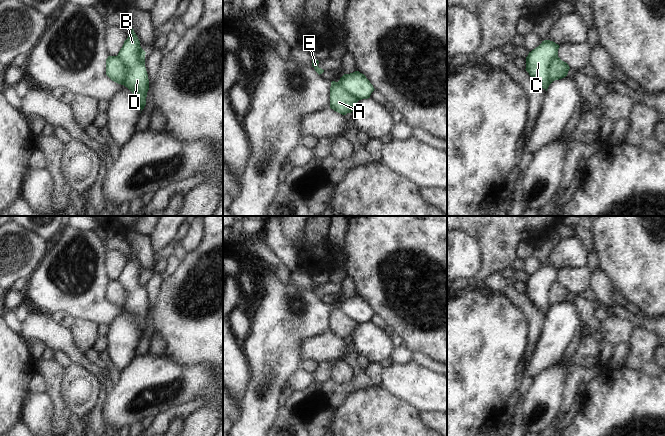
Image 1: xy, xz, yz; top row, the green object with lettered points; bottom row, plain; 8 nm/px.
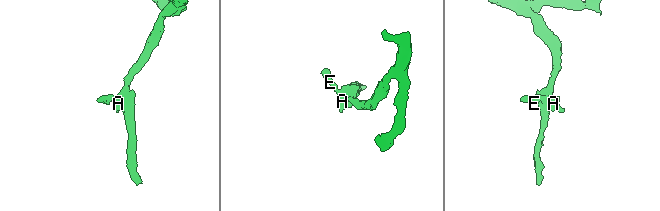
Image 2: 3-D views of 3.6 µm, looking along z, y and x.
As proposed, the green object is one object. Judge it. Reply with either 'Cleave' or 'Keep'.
Cleave

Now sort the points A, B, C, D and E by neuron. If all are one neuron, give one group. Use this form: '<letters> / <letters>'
A E / B C D

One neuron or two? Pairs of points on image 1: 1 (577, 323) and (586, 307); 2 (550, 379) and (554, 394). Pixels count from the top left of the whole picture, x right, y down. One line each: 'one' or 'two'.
1: two
2: one

